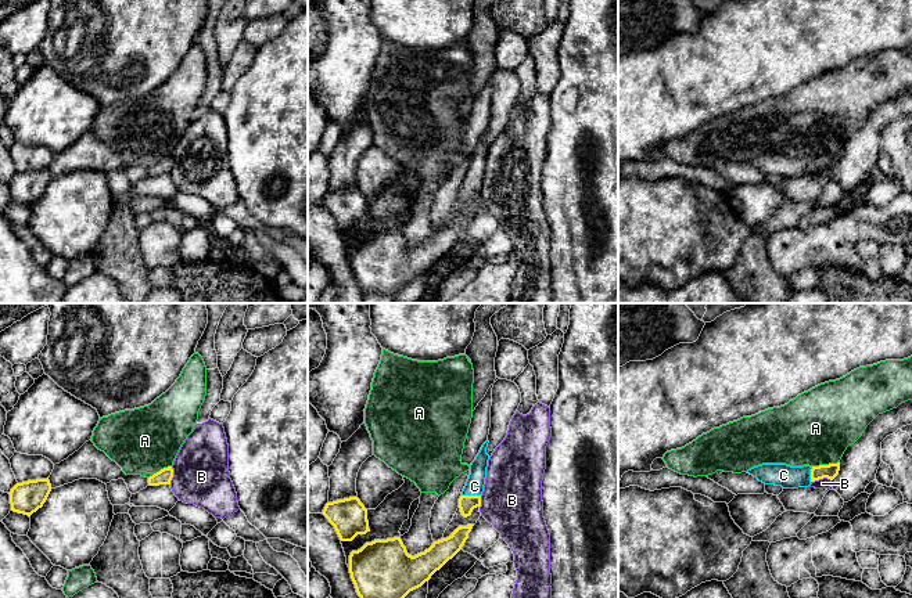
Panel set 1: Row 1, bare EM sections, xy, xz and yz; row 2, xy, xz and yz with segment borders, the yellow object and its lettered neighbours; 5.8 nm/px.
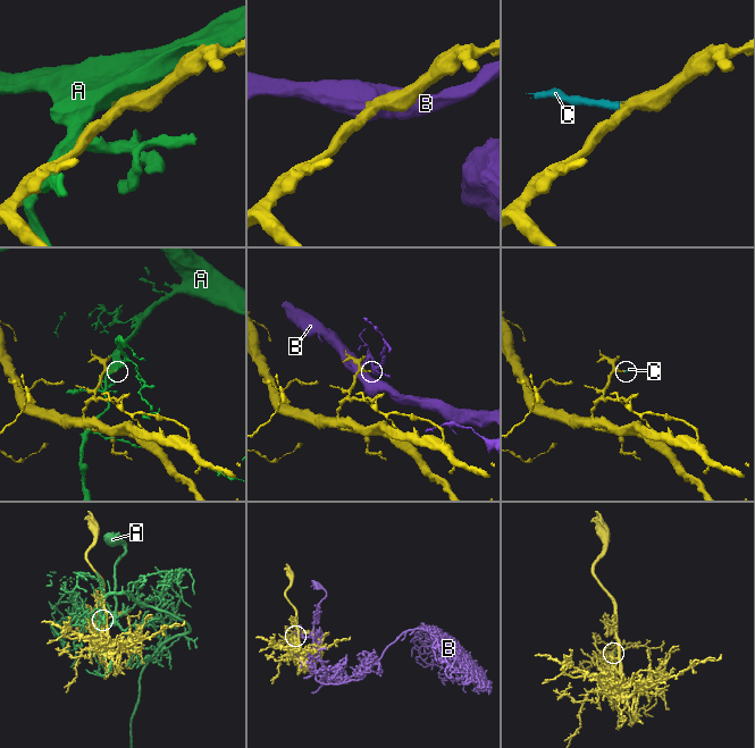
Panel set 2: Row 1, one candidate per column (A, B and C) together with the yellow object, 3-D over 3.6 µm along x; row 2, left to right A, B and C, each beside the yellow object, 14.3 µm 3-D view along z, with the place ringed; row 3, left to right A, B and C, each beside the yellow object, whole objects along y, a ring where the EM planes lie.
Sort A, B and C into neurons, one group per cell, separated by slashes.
A / B / C

